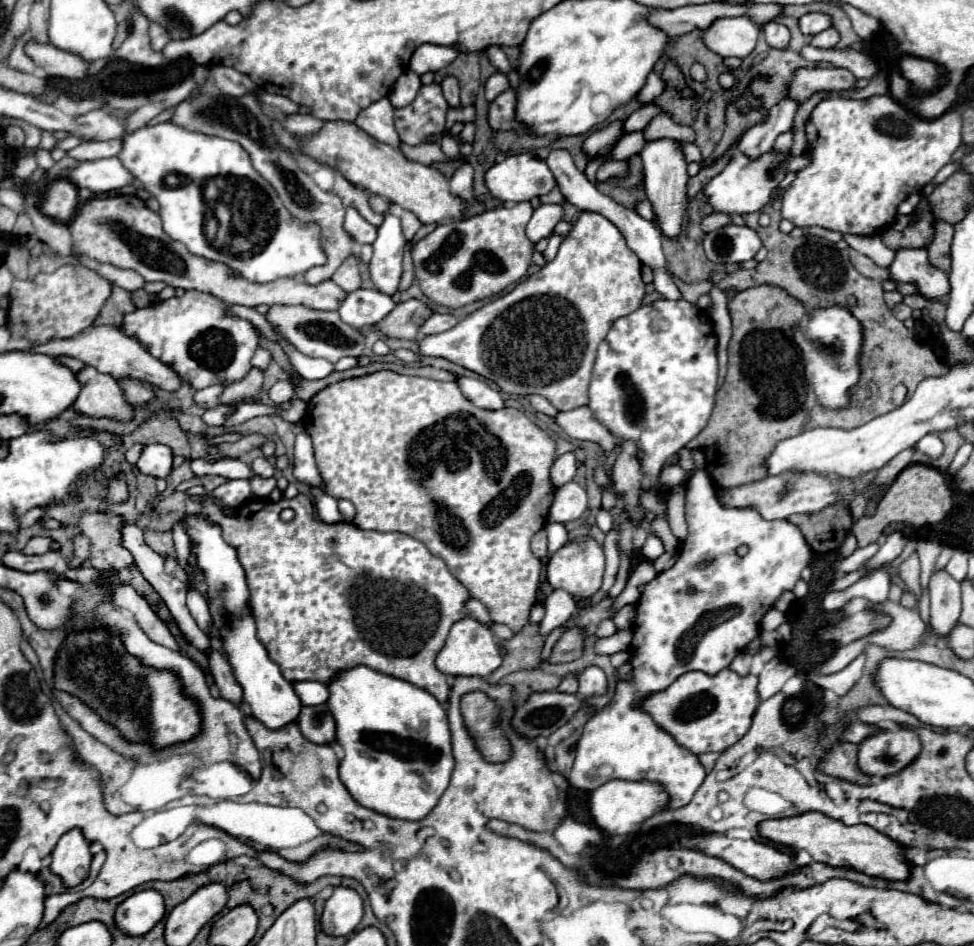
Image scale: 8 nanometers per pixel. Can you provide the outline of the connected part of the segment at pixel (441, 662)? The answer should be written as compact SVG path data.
M464 617L456 621L448 633L448 639L442 647L442 651L436 657L436 667L446 675L490 675L502 665L502 655L496 645L496 639L488 625L476 621L474 617Z

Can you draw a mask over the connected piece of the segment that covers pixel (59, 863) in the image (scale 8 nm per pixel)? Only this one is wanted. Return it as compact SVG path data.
M70 829L56 843L52 851L50 869L62 877L64 885L74 887L88 877L90 863L92 863L90 843L86 841L80 829Z

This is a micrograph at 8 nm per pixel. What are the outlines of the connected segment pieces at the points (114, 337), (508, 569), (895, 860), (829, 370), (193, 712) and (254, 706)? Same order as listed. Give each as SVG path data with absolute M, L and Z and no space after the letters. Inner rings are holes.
M100 325L100 327L90 327L78 337L70 339L54 339L44 345L32 345L30 347L34 353L44 353L44 355L68 355L74 359L80 359L86 365L92 365L102 373L112 375L114 379L139 379L169 392L177 391L183 380L167 364L154 358L140 343L134 339L126 337L118 327L112 325Z
M376 371L364 377L344 379L322 389L308 401L308 409L302 421L304 421L304 429L312 437L316 465L324 479L326 493L332 495L334 499L348 499L354 503L356 527L374 529L382 533L400 531L422 541L430 549L432 555L444 559L444 563L450 567L450 573L468 589L468 593L486 605L494 623L504 623L512 631L520 631L520 627L528 623L528 613L532 605L536 603L536 591L538 591L540 575L544 569L540 559L536 559L530 551L530 539L544 527L550 505L554 501L554 493L556 493L556 487L550 481L550 467L556 459L556 441L544 429L532 423L522 411L512 409L512 407L504 407L498 411L476 407L462 395L462 391L458 389L454 381L444 383L444 381L424 379L424 377L408 377L408 375L400 375L394 371Z
M806 811L794 817L784 819L766 819L758 823L760 837L792 847L792 849L806 849L814 861L832 865L832 867L852 867L856 871L864 871L872 877L884 877L884 879L908 879L910 867L902 853L902 847L888 839L884 833L872 829L870 825L854 825L848 827L840 819L832 819L818 811Z
M830 307L814 311L808 323L796 329L796 345L806 357L806 379L810 381L816 399L822 407L842 409L850 403L848 389L860 379L858 353L862 343L862 327L846 307Z
M94 629L88 633L74 633L66 639L62 649L58 651L56 659L56 689L68 691L80 697L86 705L90 705L98 715L116 725L120 733L130 741L146 741L152 743L156 749L166 747L172 743L188 741L200 731L200 711L192 699L182 693L182 683L170 671L156 671L140 665L140 661L124 651L120 639L112 637L106 629Z
M202 513L184 515L186 533L192 543L192 553L196 555L196 565L204 575L206 581L206 593L208 593L208 609L212 615L214 629L218 631L218 637L222 641L224 653L228 657L228 663L232 667L232 673L242 687L242 699L250 707L250 713L262 721L266 727L284 727L292 721L296 721L296 715L300 713L300 699L294 693L294 687L290 681L286 681L280 673L280 667L268 657L268 651L256 637L256 623L252 617L252 609L248 605L248 585L246 585L246 573L244 567L238 561L236 549L228 545L222 537L222 527L214 521L210 521Z

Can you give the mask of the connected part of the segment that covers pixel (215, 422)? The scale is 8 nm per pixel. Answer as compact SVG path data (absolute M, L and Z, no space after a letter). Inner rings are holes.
M220 405L220 407L214 407L212 411L206 411L206 413L202 415L202 421L204 421L208 427L218 427L218 425L224 423L224 419L228 417L228 413L230 413L230 409L228 409L226 405Z

